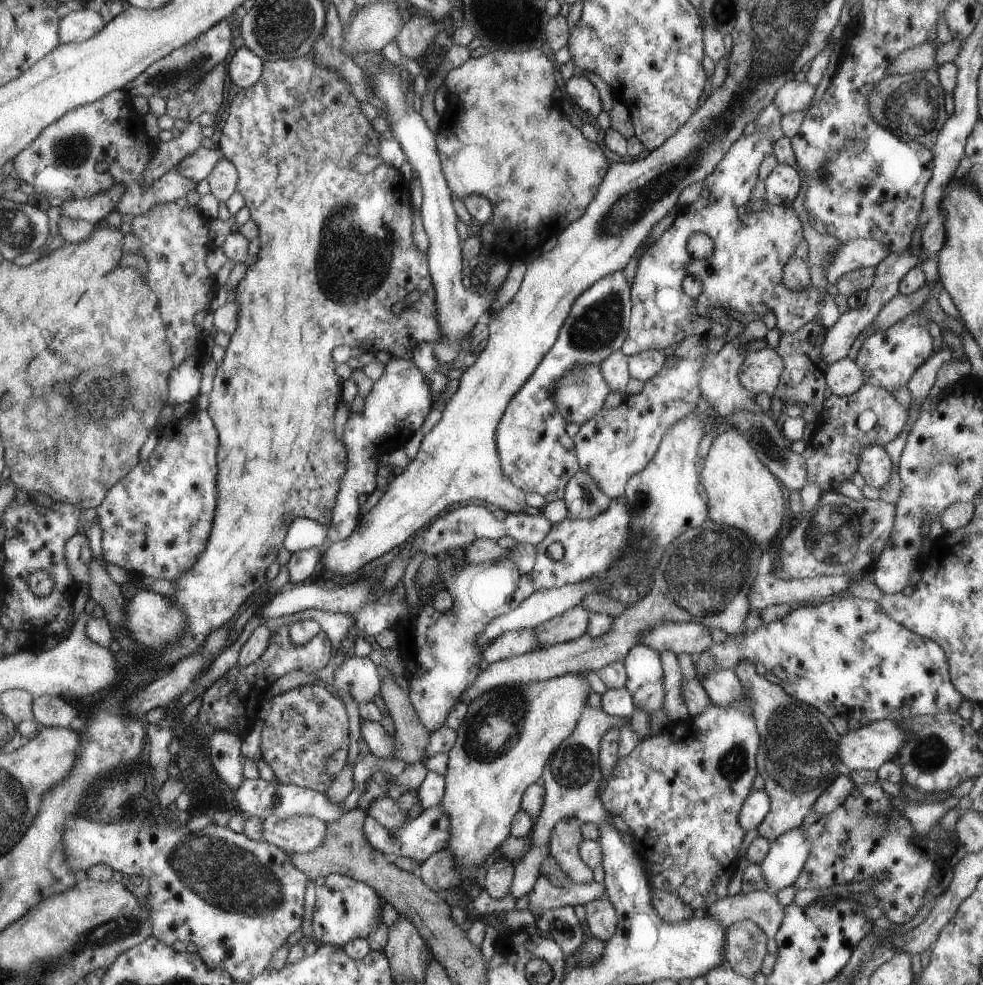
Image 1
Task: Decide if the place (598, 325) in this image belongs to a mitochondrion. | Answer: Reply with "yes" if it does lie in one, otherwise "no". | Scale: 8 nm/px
yes

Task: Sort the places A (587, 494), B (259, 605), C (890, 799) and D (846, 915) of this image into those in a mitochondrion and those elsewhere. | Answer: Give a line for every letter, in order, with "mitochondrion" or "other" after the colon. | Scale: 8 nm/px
A: mitochondrion
B: other
C: other
D: other

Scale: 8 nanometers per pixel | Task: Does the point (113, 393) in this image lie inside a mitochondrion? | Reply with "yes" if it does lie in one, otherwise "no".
yes

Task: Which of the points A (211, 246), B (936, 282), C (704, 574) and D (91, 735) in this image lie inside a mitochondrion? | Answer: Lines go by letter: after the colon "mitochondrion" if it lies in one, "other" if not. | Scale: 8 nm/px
A: other
B: other
C: mitochondrion
D: other

